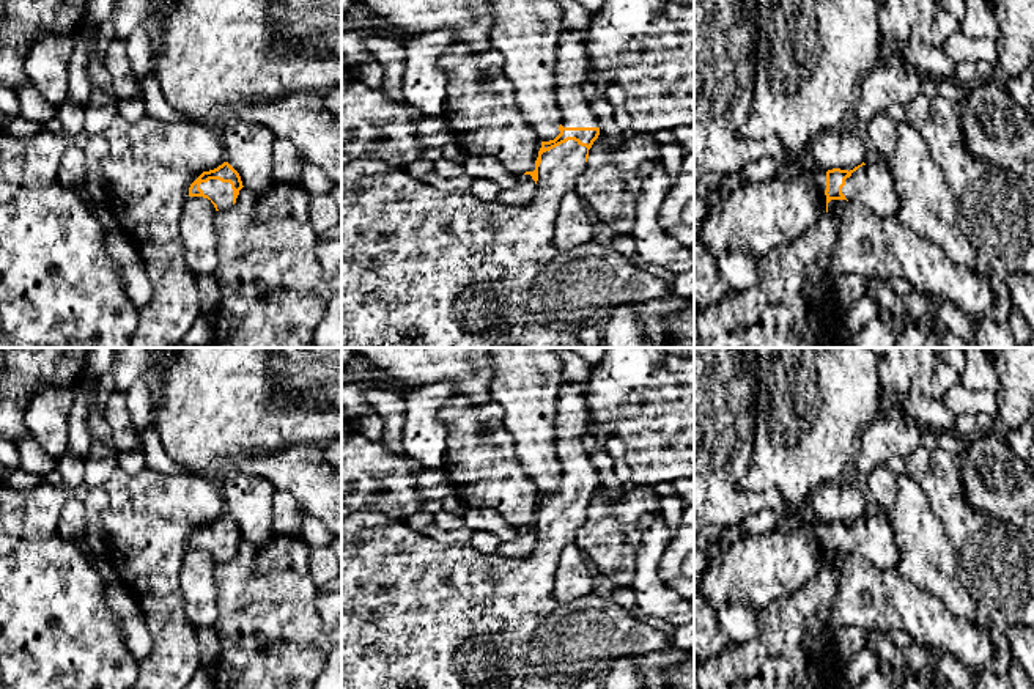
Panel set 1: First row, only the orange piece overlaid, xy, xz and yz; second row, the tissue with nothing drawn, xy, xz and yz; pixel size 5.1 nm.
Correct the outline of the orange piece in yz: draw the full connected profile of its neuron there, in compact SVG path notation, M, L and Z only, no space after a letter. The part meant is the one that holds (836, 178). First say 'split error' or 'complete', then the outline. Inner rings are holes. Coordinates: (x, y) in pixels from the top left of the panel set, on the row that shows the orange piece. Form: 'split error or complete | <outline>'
split error | M886 159L873 165L864 162L853 170L822 170L815 165L790 181L748 182L732 189L718 208L708 208L697 241L715 256L737 249L749 250L760 258L776 249L788 247L806 228L826 216L831 200L859 203L880 217L896 217L900 198Z

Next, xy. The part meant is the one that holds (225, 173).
split error | M223 162L214 170L203 171L189 187L189 197L208 198L216 211L230 209L242 189L239 173Z

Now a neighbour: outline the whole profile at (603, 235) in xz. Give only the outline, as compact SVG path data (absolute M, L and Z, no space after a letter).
M595 217L593 241L596 241L598 244L604 247L612 247L612 242L615 238L617 238L617 233L614 233L606 222Z

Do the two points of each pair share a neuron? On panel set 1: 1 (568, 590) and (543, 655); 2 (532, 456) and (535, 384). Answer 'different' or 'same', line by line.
1: different
2: same

